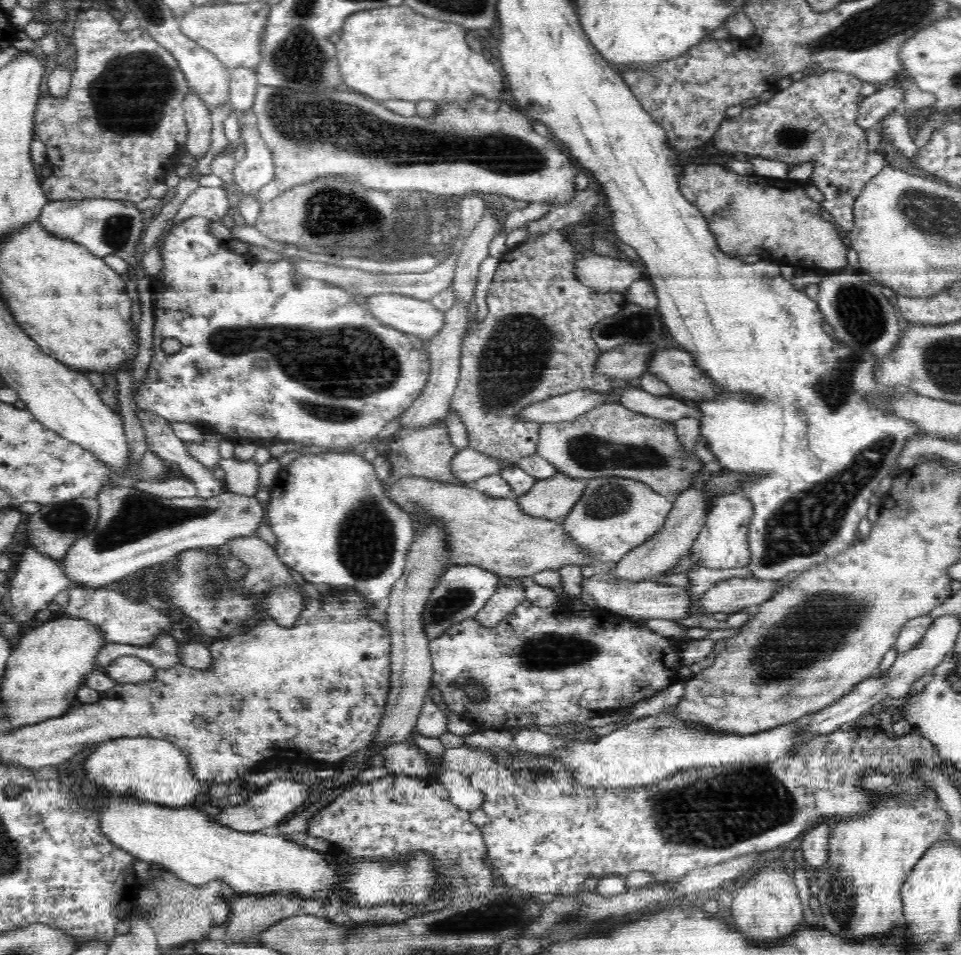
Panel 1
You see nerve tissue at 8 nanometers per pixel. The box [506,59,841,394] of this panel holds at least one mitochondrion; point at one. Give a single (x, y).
(635, 324)

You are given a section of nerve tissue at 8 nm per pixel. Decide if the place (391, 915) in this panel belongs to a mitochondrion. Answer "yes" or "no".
no

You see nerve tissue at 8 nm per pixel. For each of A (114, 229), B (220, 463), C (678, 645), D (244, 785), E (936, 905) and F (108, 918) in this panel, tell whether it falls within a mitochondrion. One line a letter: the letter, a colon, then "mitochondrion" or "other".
A: mitochondrion
B: other
C: other
D: other
E: other
F: other

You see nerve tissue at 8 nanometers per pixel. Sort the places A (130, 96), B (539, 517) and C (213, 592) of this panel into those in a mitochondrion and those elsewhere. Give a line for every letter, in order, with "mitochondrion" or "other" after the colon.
A: mitochondrion
B: other
C: mitochondrion

